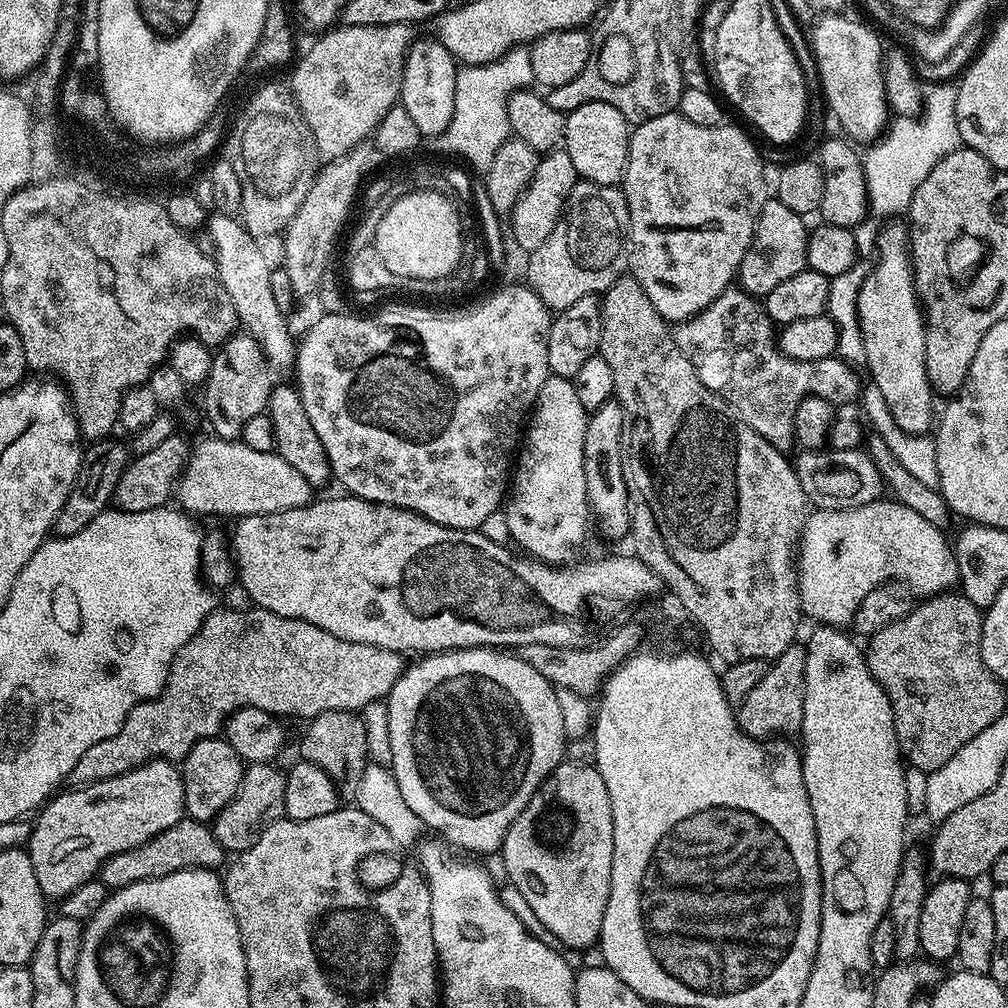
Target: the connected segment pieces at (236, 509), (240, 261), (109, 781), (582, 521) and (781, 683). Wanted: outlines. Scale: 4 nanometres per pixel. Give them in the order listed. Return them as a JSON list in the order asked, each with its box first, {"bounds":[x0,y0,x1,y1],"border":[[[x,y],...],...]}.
[{"bounds":[174,438,314,517],"border":[[[211,438],[195,445],[188,458],[188,466],[180,477],[174,496],[179,507],[193,517],[200,516],[257,516],[274,514],[311,504],[314,490],[275,451],[250,450],[240,440]]]},{"bounds":[206,215,298,365],"border":[[[209,215],[206,231],[214,238],[216,269],[222,286],[226,286],[226,294],[230,294],[230,302],[234,302],[236,319],[243,331],[260,341],[269,365],[295,365],[298,344],[294,336],[292,340],[292,332],[284,321],[286,314],[278,310],[278,302],[274,302],[274,290],[270,290],[273,265],[268,264],[267,254],[260,249],[261,241],[251,236],[236,216]]]},{"bounds":[26,760,185,898],"border":[[[151,760],[126,774],[106,778],[83,786],[69,787],[69,792],[53,795],[35,813],[32,824],[32,837],[28,839],[26,851],[34,866],[38,886],[42,886],[45,897],[63,898],[78,886],[85,884],[99,873],[100,867],[114,854],[122,850],[134,850],[142,842],[150,842],[154,834],[170,830],[179,820],[185,819],[184,811],[184,777],[181,769],[171,760]]]},{"bounds":[503,375,590,566],"border":[[[549,375],[540,387],[536,407],[530,413],[518,455],[514,460],[514,471],[510,476],[510,491],[503,505],[509,534],[513,541],[521,544],[529,557],[543,560],[553,566],[568,566],[577,559],[580,547],[588,536],[590,513],[586,498],[586,470],[584,469],[584,443],[590,413],[578,398],[575,383],[567,376]]]},{"bounds":[734,646,806,738],"border":[[[793,646],[771,661],[768,672],[746,694],[744,700],[739,701],[734,715],[736,723],[747,736],[757,738],[780,738],[784,732],[799,733],[804,727],[804,703],[806,702],[806,651],[803,647]]]}]

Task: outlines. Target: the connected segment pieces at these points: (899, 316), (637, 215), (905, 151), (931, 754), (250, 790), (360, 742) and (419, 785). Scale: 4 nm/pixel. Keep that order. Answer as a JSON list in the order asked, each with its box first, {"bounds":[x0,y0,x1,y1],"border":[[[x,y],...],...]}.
[{"bounds":[857,222,934,436],"border":[[[888,222],[881,227],[879,231],[879,236],[876,240],[876,249],[878,257],[880,256],[880,261],[875,261],[874,267],[871,269],[869,276],[866,278],[865,282],[862,283],[862,288],[858,292],[857,298],[857,321],[861,326],[862,339],[865,343],[866,348],[866,371],[868,370],[871,383],[876,384],[880,390],[882,390],[882,395],[886,398],[886,402],[890,408],[891,414],[894,416],[897,426],[901,427],[902,430],[909,433],[911,436],[923,436],[925,434],[931,433],[934,428],[934,416],[932,420],[932,399],[934,399],[934,393],[932,390],[932,383],[930,378],[926,374],[926,330],[924,329],[924,314],[922,311],[922,305],[920,303],[920,297],[916,294],[916,279],[912,273],[912,254],[910,251],[910,228],[907,223],[901,222],[901,224],[896,224],[900,222]]]},{"bounds":[622,111,770,322],"border":[[[679,111],[658,114],[658,118],[644,120],[631,129],[622,191],[628,203],[630,275],[646,290],[654,310],[669,322],[696,316],[737,279],[762,206],[770,199],[760,152],[742,129],[731,122],[698,126]]]},{"bounds":[862,84,961,220],"border":[[[942,84],[927,93],[920,115],[895,117],[884,135],[862,154],[871,215],[890,220],[903,215],[912,204],[914,191],[946,156],[961,147],[957,122],[957,87]]]},{"bounds":[866,590,1006,773],"border":[[[956,590],[932,594],[929,597],[929,600],[924,600],[921,604],[919,601],[912,611],[907,612],[898,622],[890,622],[890,626],[886,626],[886,630],[878,630],[878,634],[874,634],[867,641],[868,648],[866,644],[866,655],[870,670],[876,681],[882,686],[884,693],[887,694],[892,707],[894,730],[896,731],[896,741],[900,747],[901,757],[909,765],[927,773],[946,766],[946,762],[950,762],[950,758],[954,758],[954,754],[958,754],[958,750],[962,750],[962,746],[966,746],[966,742],[970,742],[970,738],[974,738],[974,734],[982,734],[982,730],[986,730],[986,726],[990,726],[990,722],[994,722],[998,717],[1005,715],[1006,712],[1006,708],[1004,708],[1005,685],[996,679],[996,675],[988,669],[986,662],[982,662],[982,626],[984,625],[982,609],[974,606],[974,602],[970,602]]]},{"bounds":[211,763,286,854],"border":[[[275,763],[248,764],[238,786],[238,794],[211,821],[212,833],[224,848],[225,853],[239,854],[246,851],[260,837],[269,824],[284,816],[286,802],[286,775],[276,769]]]},{"bounds":[299,712,370,797],"border":[[[323,712],[307,721],[308,729],[300,740],[299,755],[314,766],[326,770],[326,774],[330,774],[330,778],[335,782],[341,797],[357,795],[360,779],[364,777],[364,770],[370,763],[366,724],[358,717],[356,712]]]},{"bounds":[386,646,566,852],"border":[[[495,646],[478,648],[458,648],[446,652],[434,652],[425,655],[417,664],[409,663],[404,672],[394,682],[391,692],[386,697],[388,716],[386,723],[389,730],[390,750],[392,751],[391,770],[396,775],[398,790],[402,790],[402,798],[406,798],[406,806],[418,814],[421,825],[425,829],[433,828],[444,840],[449,840],[456,848],[465,848],[468,852],[496,852],[504,846],[504,839],[512,820],[522,814],[522,810],[530,802],[530,798],[545,778],[565,759],[566,737],[563,732],[562,715],[558,708],[556,688],[530,662],[522,662],[522,658],[512,650],[501,650]]]}]

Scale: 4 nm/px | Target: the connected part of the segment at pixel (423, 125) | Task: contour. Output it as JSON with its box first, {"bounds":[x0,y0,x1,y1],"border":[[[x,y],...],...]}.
{"bounds":[398,38,458,137],"border":[[[416,38],[408,48],[404,59],[404,71],[400,73],[398,103],[410,113],[410,118],[414,121],[414,126],[418,126],[421,137],[443,137],[446,126],[450,126],[450,118],[454,118],[454,82],[457,67],[458,61],[438,39]]]}

